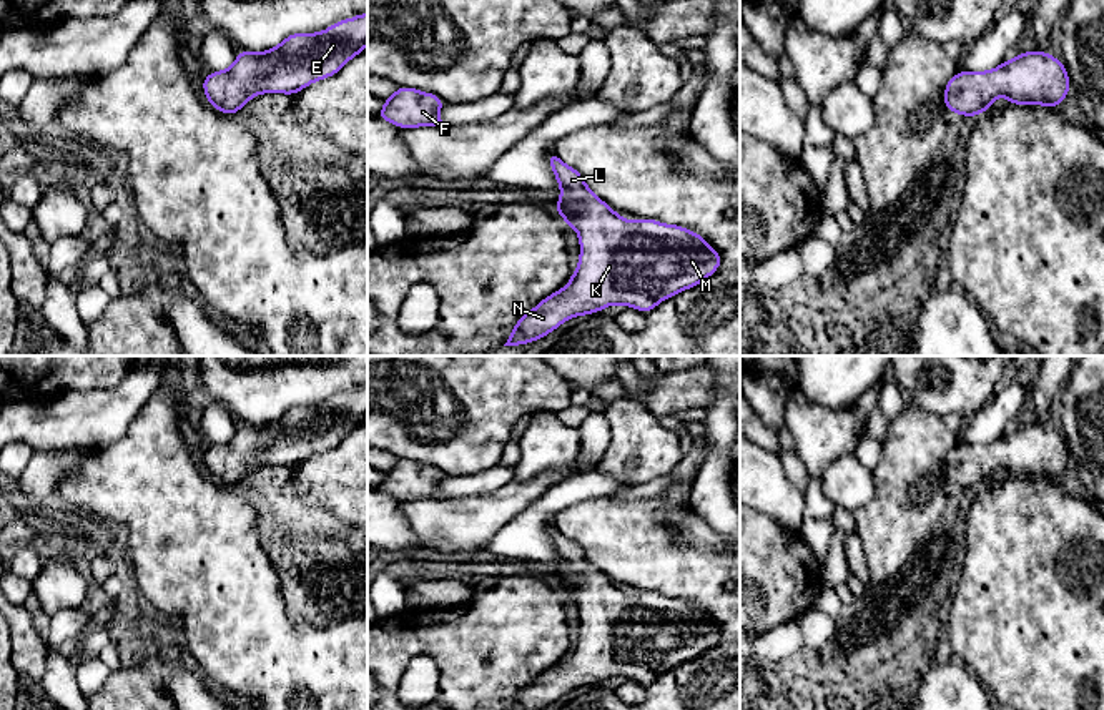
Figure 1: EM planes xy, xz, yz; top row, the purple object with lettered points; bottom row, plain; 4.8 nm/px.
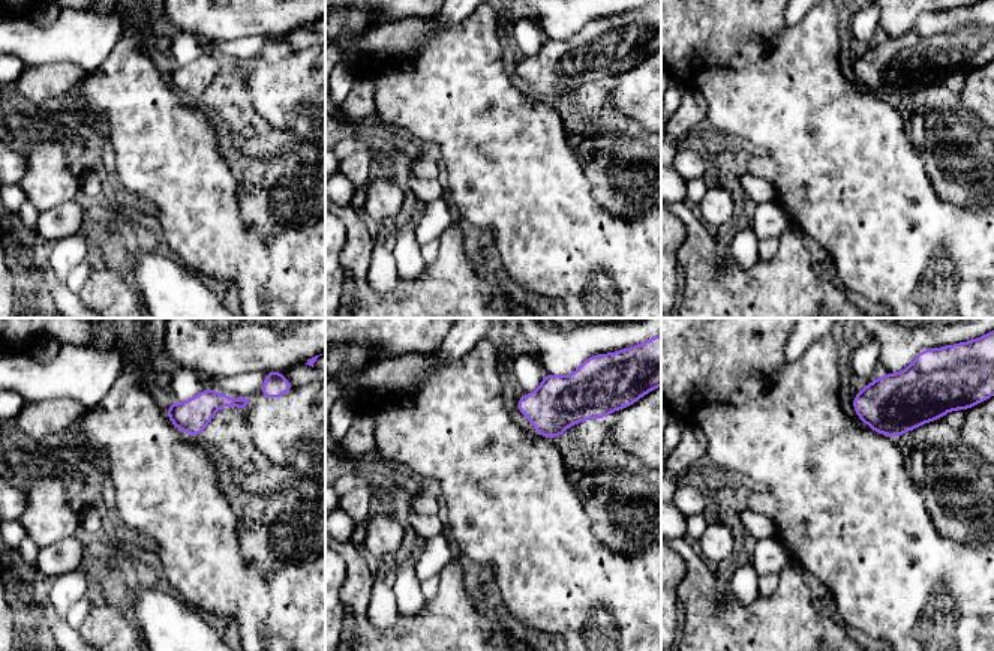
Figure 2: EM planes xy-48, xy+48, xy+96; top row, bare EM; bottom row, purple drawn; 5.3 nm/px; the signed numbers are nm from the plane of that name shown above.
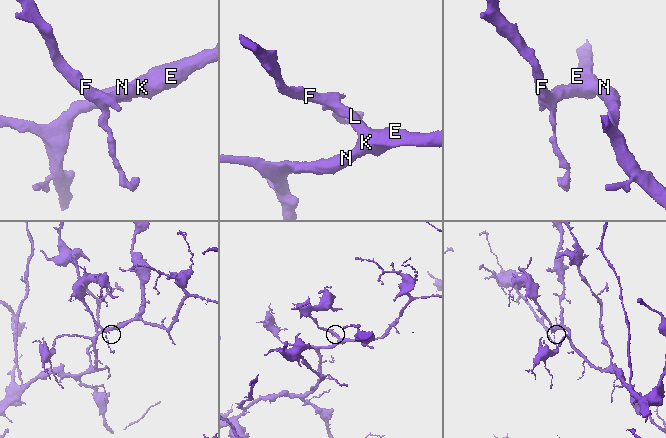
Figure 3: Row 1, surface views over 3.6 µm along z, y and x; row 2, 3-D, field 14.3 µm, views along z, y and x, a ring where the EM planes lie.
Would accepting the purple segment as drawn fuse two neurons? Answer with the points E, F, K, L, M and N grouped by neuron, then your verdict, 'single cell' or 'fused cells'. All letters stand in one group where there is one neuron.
E F K L M N; single cell

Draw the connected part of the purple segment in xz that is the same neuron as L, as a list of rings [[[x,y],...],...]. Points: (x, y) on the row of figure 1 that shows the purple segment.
[[[554,151],[547,161],[562,190],[554,208],[579,233],[580,261],[565,288],[520,316],[504,346],[537,341],[570,318],[610,304],[650,313],[660,301],[705,281],[723,261],[687,228],[623,219]]]

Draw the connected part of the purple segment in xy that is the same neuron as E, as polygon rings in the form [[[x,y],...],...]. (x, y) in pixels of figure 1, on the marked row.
[[[367,13],[341,20],[321,33],[294,33],[286,37],[276,48],[254,53],[239,52],[236,62],[223,71],[208,73],[203,90],[211,106],[236,115],[258,93],[294,95],[309,83],[333,76],[354,55],[367,45]]]

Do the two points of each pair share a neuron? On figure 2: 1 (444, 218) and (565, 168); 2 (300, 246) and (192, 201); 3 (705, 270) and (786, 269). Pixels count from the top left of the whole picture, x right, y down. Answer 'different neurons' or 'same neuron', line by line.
1: different neurons
2: same neuron
3: same neuron

